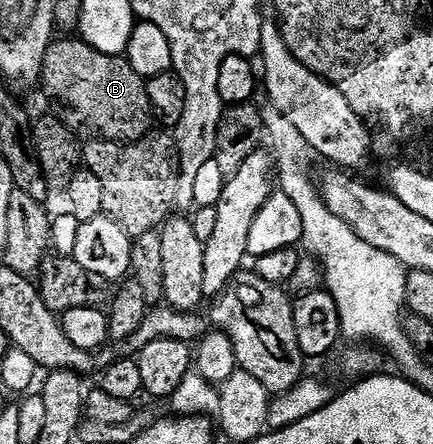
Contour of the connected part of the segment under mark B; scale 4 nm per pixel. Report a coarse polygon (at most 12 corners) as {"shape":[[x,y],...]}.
{"shape":[[53,39],[40,84],[77,134],[131,142],[154,124],[124,56]]}

